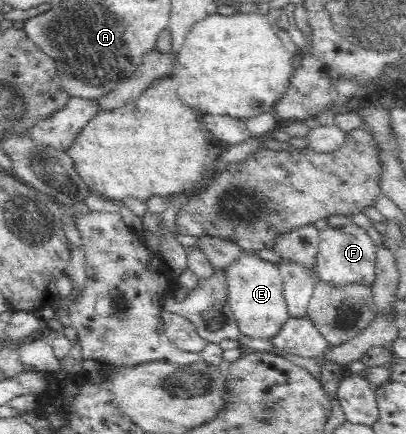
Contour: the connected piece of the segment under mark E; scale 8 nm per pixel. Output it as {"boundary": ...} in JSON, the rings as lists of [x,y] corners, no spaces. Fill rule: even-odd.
{"boundary":[[[243,254],[224,270],[227,306],[233,311],[240,334],[251,338],[274,337],[290,317],[283,294],[283,279],[275,264],[254,254]]]}

